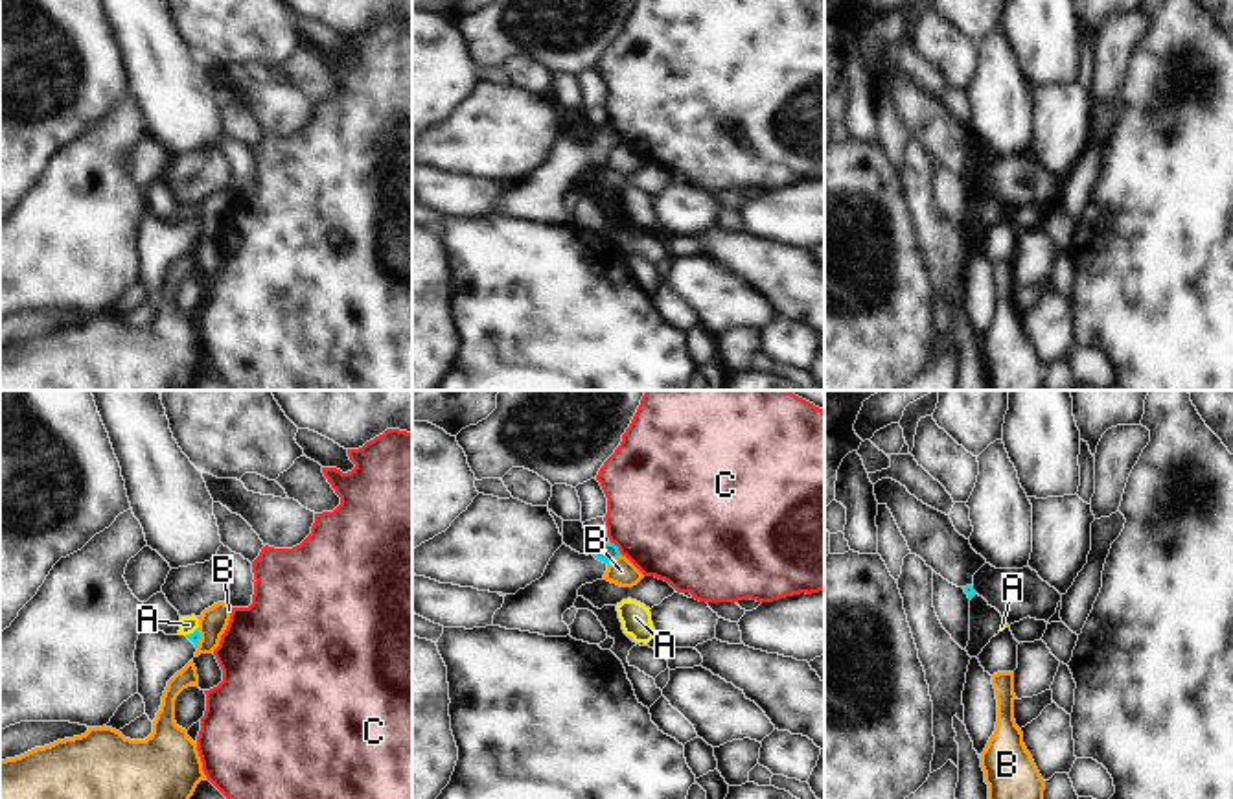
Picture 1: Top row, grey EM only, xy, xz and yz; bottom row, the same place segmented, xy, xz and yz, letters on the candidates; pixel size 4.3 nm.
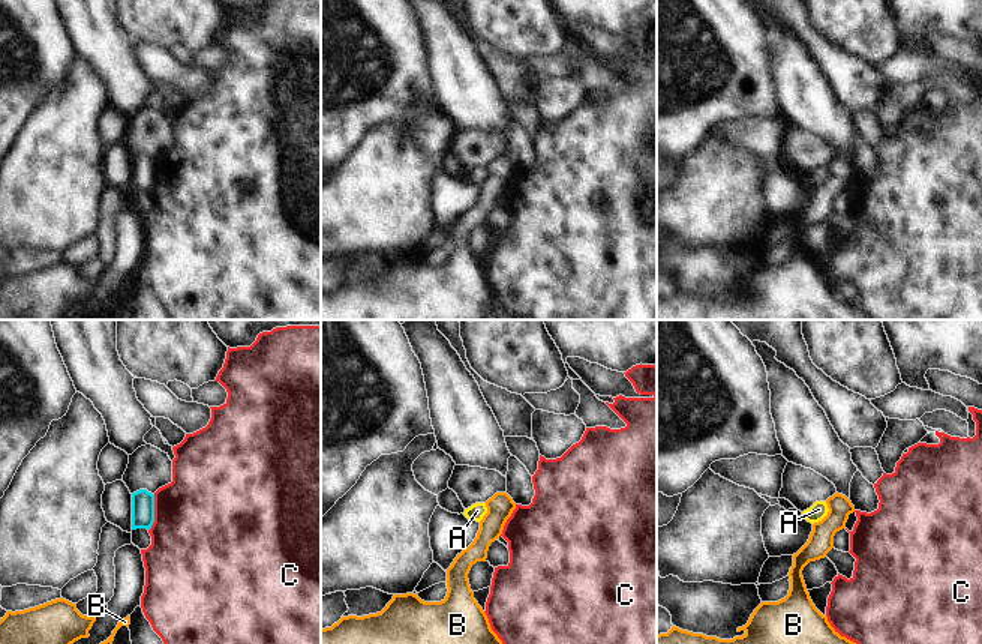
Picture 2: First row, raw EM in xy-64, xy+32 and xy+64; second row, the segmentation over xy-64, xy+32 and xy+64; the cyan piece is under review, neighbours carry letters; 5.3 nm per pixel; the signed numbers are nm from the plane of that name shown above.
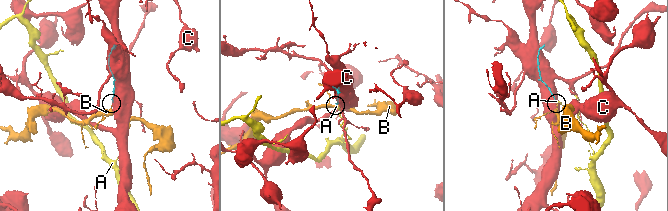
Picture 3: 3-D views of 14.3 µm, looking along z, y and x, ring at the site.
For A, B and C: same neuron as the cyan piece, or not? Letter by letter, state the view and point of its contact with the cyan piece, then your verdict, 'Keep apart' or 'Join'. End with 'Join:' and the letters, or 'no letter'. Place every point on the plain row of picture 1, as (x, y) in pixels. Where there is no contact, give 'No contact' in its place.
A: Touches cyan at xy (194, 220). Keep apart
B: Touches cyan at xz (613, 148). Keep apart
C: Touches cyan at xz (617, 135). Keep apart
Join: no letter.

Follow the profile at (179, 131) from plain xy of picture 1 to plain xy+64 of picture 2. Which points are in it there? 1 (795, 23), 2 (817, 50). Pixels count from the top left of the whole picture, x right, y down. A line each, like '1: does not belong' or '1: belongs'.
1: does not belong
2: does not belong

